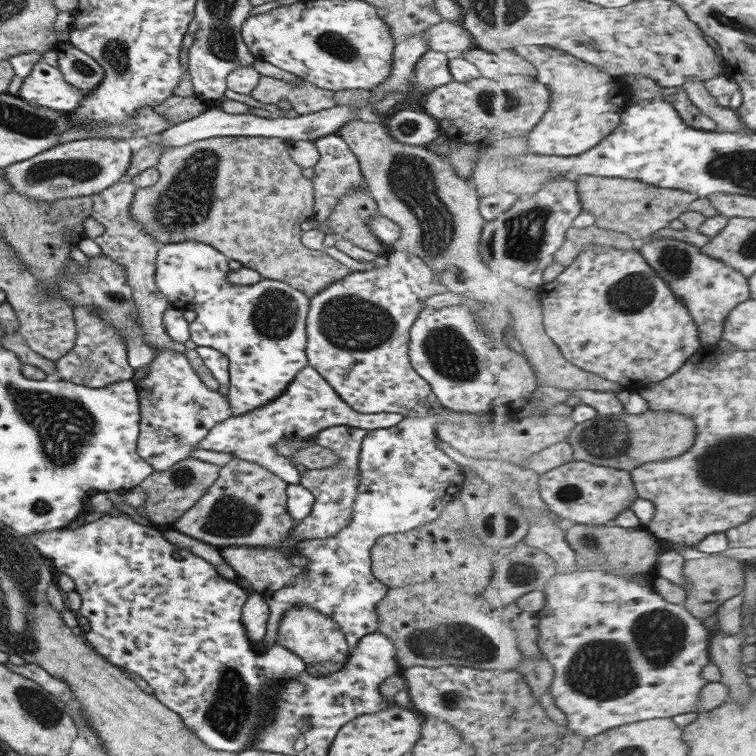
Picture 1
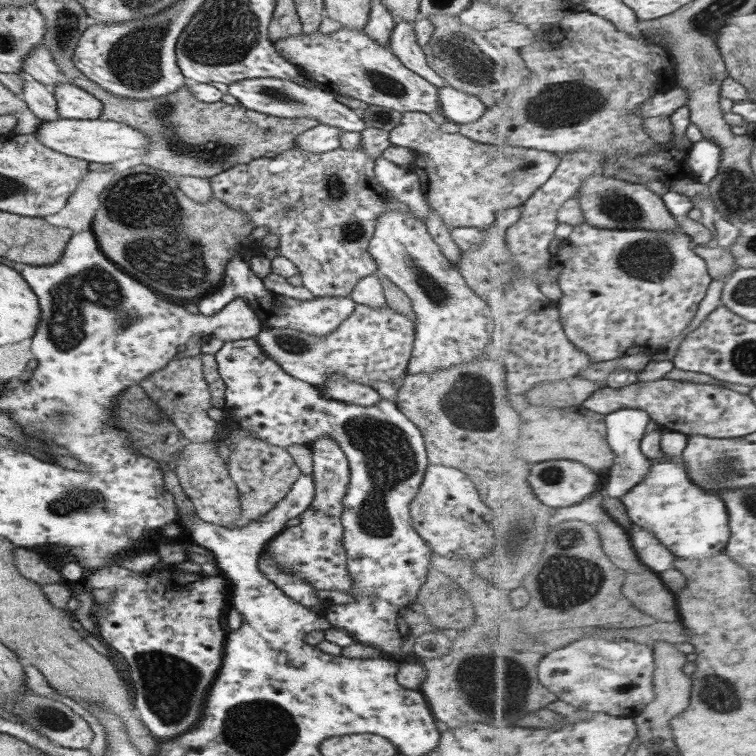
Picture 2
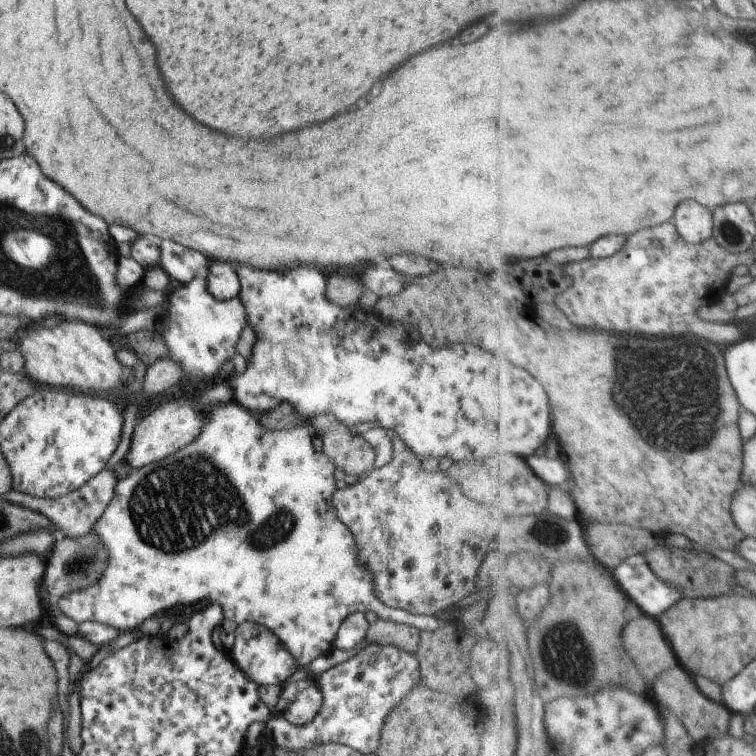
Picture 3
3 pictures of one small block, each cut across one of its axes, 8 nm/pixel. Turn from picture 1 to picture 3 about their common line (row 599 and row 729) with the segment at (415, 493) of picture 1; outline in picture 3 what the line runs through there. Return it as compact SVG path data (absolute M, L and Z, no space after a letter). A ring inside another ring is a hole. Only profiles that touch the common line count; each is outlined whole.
M369 644L358 654L324 671L316 684L322 692L322 708L306 726L294 726L284 718L270 717L265 723L267 739L284 750L310 750L312 746L343 744L363 755L380 746L380 732L386 716L406 698L420 678L415 653L396 646Z

